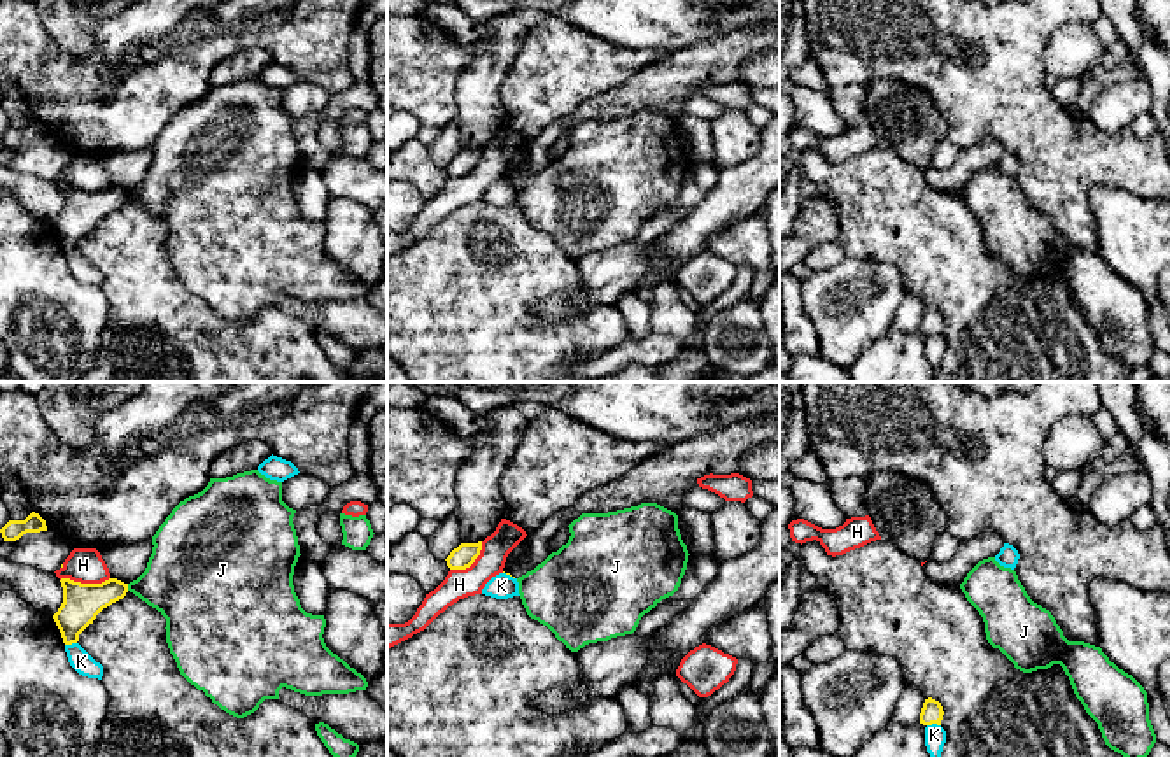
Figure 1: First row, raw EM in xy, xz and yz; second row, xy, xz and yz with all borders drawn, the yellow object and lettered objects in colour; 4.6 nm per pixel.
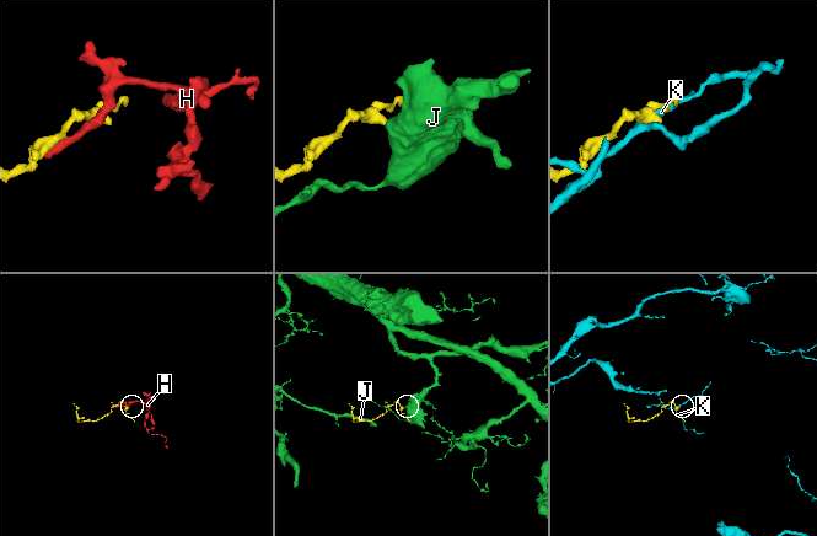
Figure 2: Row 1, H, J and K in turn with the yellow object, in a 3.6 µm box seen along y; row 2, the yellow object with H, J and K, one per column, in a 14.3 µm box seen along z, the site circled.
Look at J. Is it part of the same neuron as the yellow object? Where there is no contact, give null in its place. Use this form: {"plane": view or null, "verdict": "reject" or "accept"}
{"plane": "xy", "verdict": "accept"}

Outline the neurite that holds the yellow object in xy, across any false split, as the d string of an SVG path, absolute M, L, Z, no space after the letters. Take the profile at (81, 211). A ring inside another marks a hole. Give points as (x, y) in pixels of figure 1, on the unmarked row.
M258 77L210 86L201 100L180 109L159 133L152 144L154 154L147 175L137 187L130 191L117 186L102 191L60 187L63 210L53 226L63 251L77 251L79 242L96 223L130 198L166 226L166 251L180 282L237 326L254 321L265 307L279 307L282 294L305 303L366 298L366 286L326 254L324 223L307 221L294 200L293 182L301 163L293 131L294 121L296 117L282 109L282 89L270 88Z

